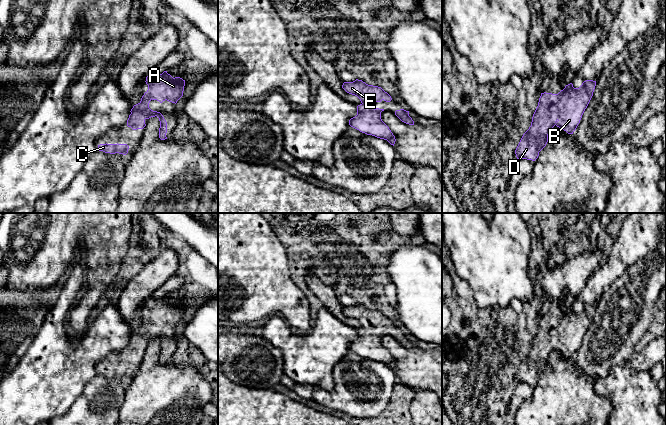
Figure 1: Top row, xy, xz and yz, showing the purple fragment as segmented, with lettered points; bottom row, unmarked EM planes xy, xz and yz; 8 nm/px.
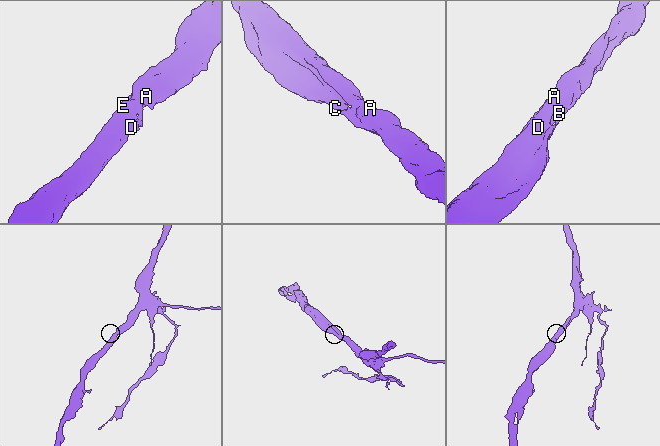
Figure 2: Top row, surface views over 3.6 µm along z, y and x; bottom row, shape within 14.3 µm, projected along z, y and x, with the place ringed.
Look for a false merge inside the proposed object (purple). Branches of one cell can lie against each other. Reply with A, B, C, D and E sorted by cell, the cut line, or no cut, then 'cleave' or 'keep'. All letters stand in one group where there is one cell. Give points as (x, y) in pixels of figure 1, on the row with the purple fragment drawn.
A B C D E; no cut; keep

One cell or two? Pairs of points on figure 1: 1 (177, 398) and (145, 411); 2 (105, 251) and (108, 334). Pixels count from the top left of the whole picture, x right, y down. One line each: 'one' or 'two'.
1: one
2: two

